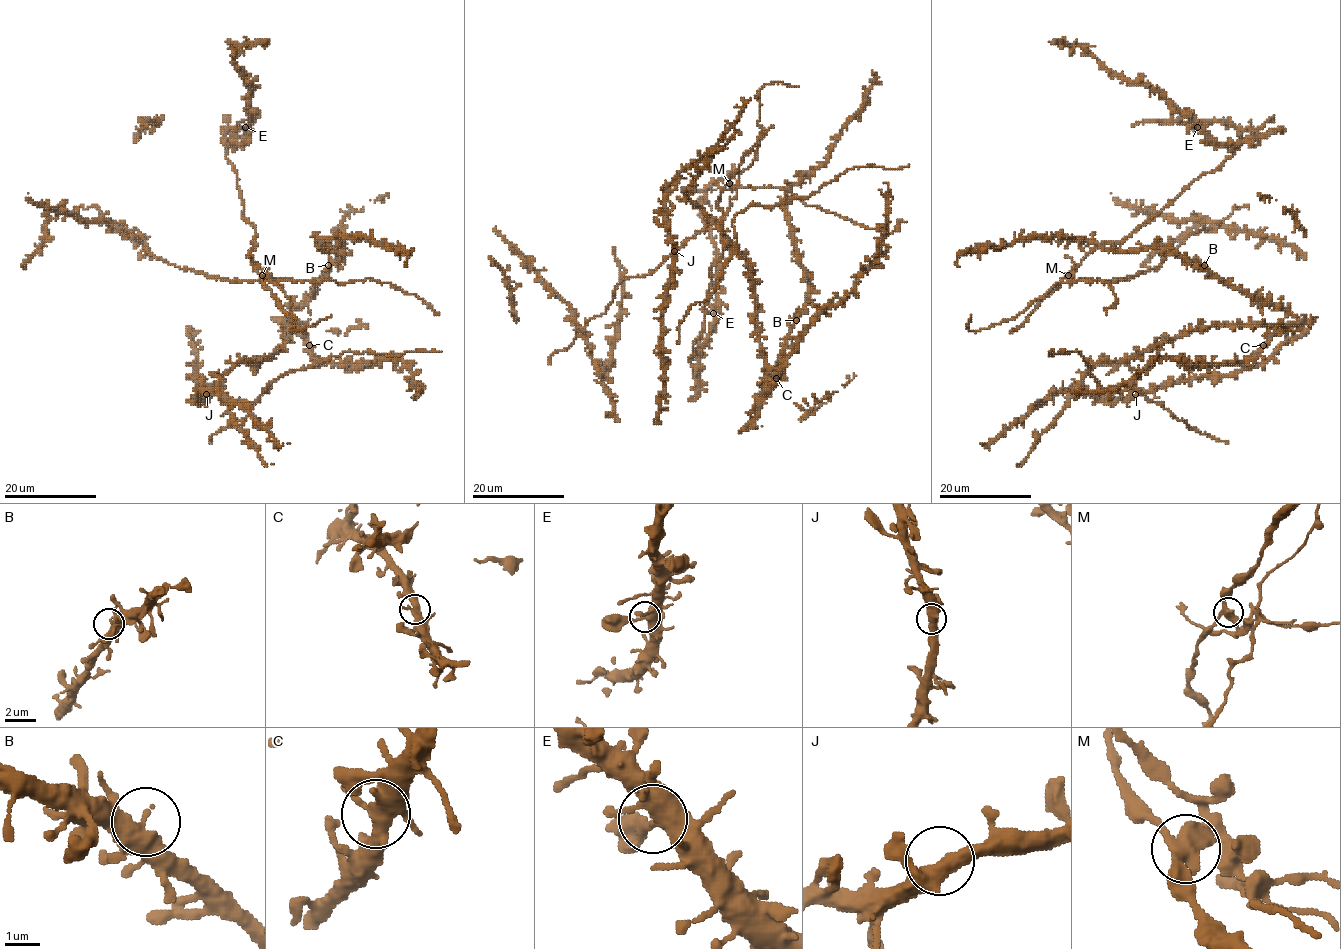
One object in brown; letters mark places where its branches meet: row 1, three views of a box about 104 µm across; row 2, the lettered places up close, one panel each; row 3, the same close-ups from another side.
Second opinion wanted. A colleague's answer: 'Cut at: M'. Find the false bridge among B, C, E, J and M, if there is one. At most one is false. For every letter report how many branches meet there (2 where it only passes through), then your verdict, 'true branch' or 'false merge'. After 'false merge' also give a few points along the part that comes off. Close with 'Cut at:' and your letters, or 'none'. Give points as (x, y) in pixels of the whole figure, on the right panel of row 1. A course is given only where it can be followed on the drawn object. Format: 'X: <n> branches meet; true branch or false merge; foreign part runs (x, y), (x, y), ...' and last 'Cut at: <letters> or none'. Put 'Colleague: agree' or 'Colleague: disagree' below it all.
B: 3 branches meet; true branch
C: 3 branches meet; true branch
E: 3 branches meet; true branch
J: 3 branches meet; true branch
M: 3 branches meet; false merge; foreign part runs (1068, 275), (1071, 281), (1133, 277), (1158, 267), (1197, 230), (1219, 227), (1235, 206), (1248, 208)
Cut at: M
Colleague: agree

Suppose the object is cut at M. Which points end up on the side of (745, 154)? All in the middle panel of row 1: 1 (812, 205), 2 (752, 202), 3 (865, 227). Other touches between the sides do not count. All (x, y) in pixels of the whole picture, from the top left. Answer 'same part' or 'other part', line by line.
1: other part
2: same part
3: other part

